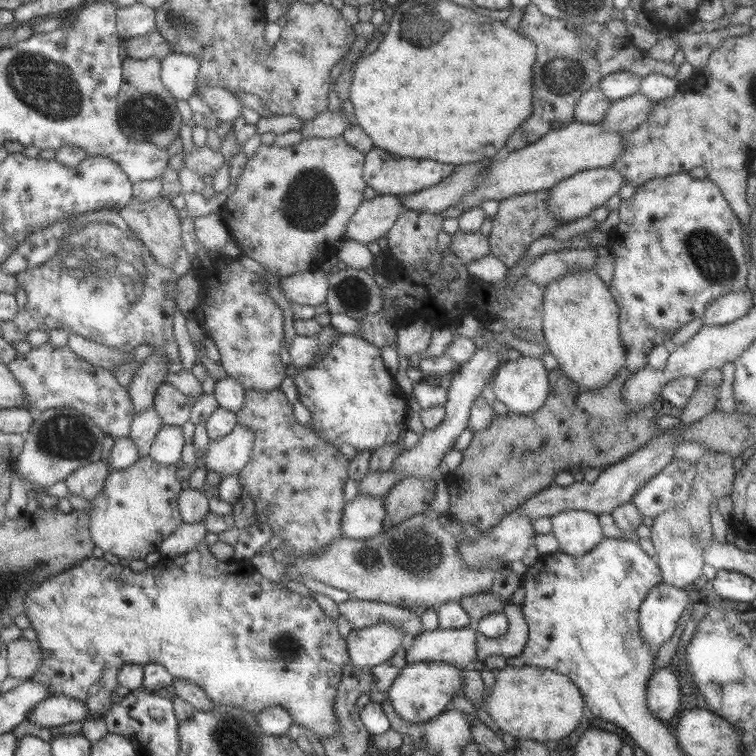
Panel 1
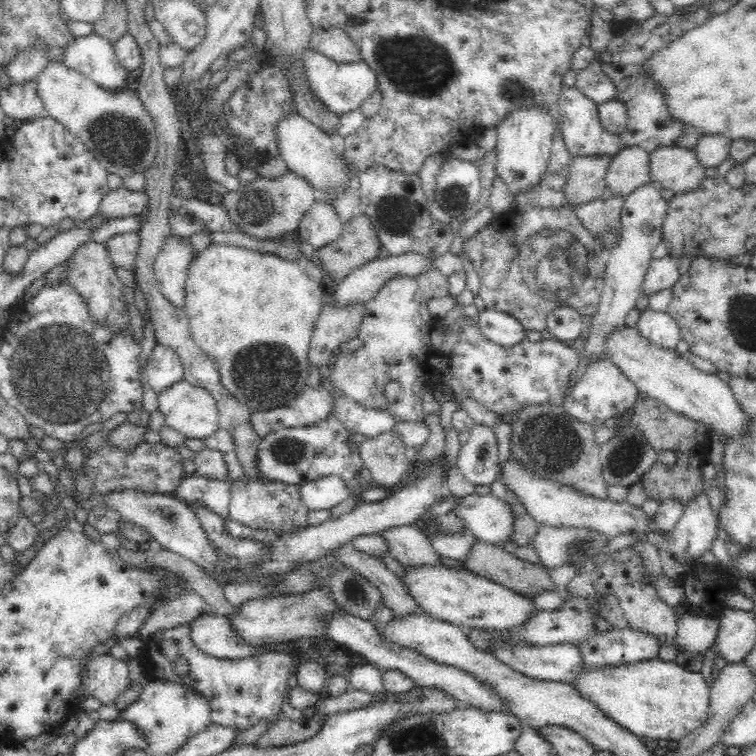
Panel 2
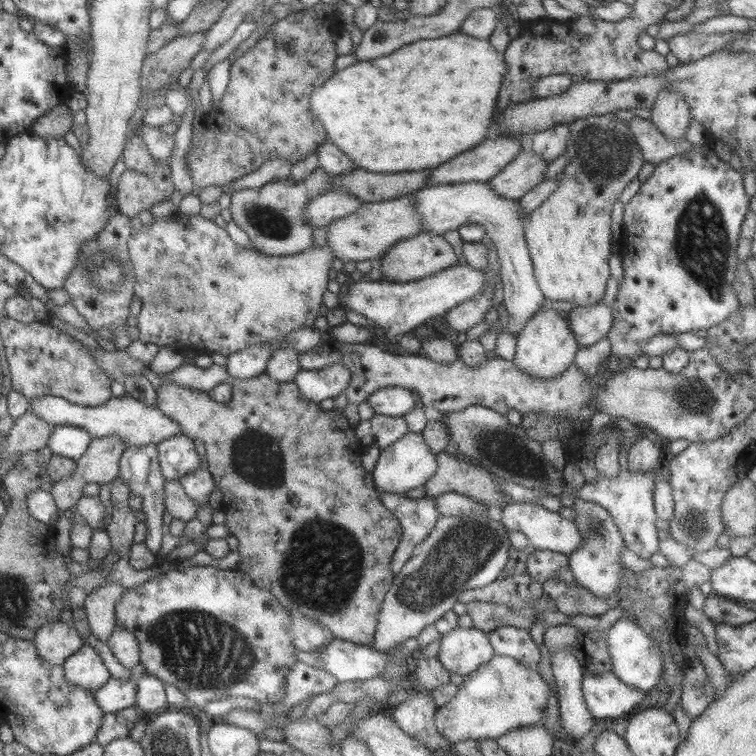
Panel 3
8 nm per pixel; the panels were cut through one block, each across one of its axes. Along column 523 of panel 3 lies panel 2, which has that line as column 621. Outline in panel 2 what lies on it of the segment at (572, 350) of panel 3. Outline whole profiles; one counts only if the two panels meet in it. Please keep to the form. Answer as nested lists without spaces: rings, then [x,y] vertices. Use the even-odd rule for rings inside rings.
[[[637,327],[614,328],[606,340],[604,353],[644,396],[663,402],[670,410],[689,419],[703,422],[713,433],[725,438],[742,436],[753,420],[742,412],[731,386],[713,374],[713,370],[708,373],[698,370],[687,356],[656,346],[642,336]]]

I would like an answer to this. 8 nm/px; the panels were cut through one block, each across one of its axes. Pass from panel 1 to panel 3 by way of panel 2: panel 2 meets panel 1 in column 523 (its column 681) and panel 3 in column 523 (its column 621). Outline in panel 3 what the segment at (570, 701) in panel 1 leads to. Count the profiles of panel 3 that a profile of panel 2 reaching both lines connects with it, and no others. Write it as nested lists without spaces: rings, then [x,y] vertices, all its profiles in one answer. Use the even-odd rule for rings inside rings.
[[[495,654],[474,672],[464,677],[452,701],[437,708],[434,724],[452,743],[465,740],[497,739],[508,730],[532,724],[542,725],[550,686],[540,673],[511,656]]]

